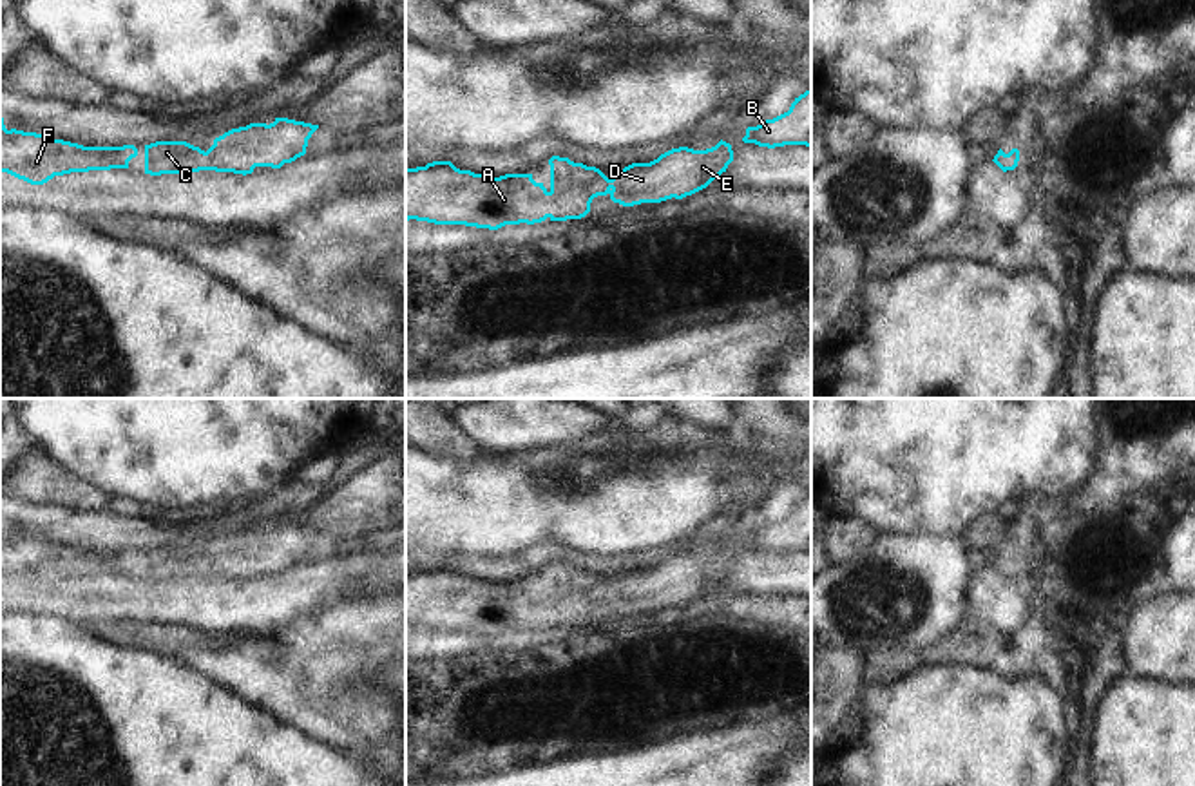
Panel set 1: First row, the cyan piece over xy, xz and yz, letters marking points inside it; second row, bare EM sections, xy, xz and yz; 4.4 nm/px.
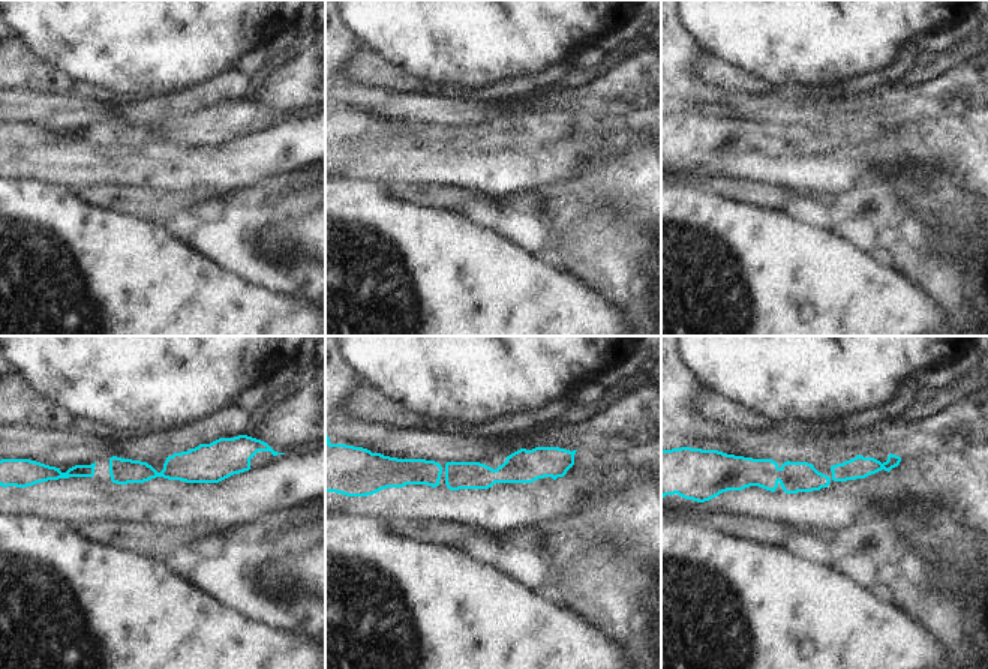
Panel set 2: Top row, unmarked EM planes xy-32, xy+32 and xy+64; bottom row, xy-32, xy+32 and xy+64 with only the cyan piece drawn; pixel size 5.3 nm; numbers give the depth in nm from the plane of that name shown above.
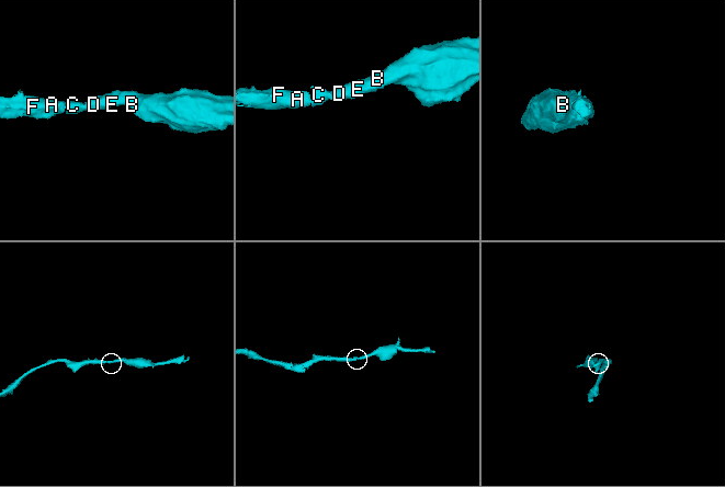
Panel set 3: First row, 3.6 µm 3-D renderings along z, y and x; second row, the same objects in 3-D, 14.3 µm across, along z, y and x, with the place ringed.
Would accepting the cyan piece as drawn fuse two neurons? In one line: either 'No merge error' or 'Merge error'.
No merge error.

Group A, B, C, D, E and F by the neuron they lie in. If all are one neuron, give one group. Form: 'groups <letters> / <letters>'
groups A B C D E F

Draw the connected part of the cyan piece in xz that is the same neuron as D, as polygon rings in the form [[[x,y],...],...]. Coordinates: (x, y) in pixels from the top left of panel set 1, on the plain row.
[[[721,545],[706,556],[672,554],[608,585],[596,572],[552,561],[549,596],[532,580],[491,583],[460,576],[451,567],[433,567],[406,574],[406,627],[498,636],[547,623],[581,625],[590,618],[592,605],[607,599],[623,612],[683,605],[706,594],[731,567],[731,551]]]

